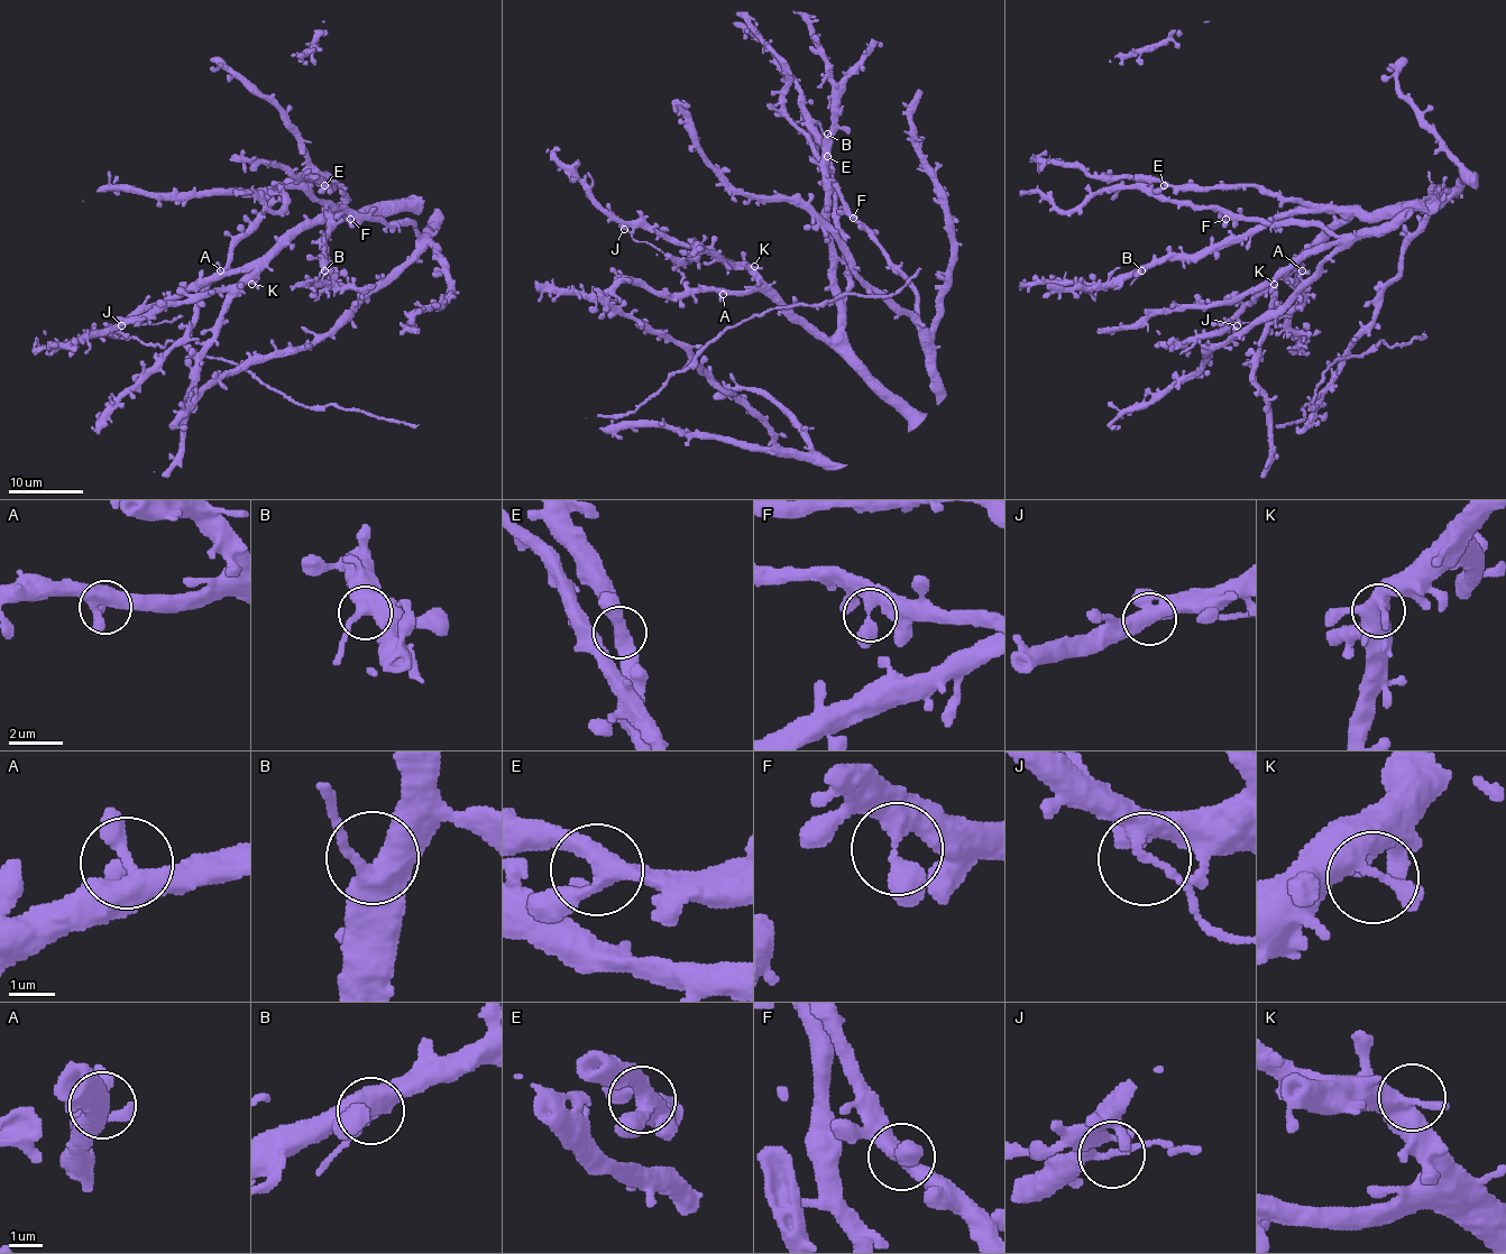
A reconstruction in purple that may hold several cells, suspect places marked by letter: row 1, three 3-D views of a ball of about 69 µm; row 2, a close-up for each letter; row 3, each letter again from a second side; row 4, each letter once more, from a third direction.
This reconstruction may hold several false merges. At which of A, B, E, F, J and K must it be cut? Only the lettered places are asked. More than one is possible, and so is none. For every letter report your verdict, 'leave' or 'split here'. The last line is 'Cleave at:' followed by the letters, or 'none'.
A: leave
B: leave
E: leave
F: leave
J: split here
K: leave
Cleave at: J

